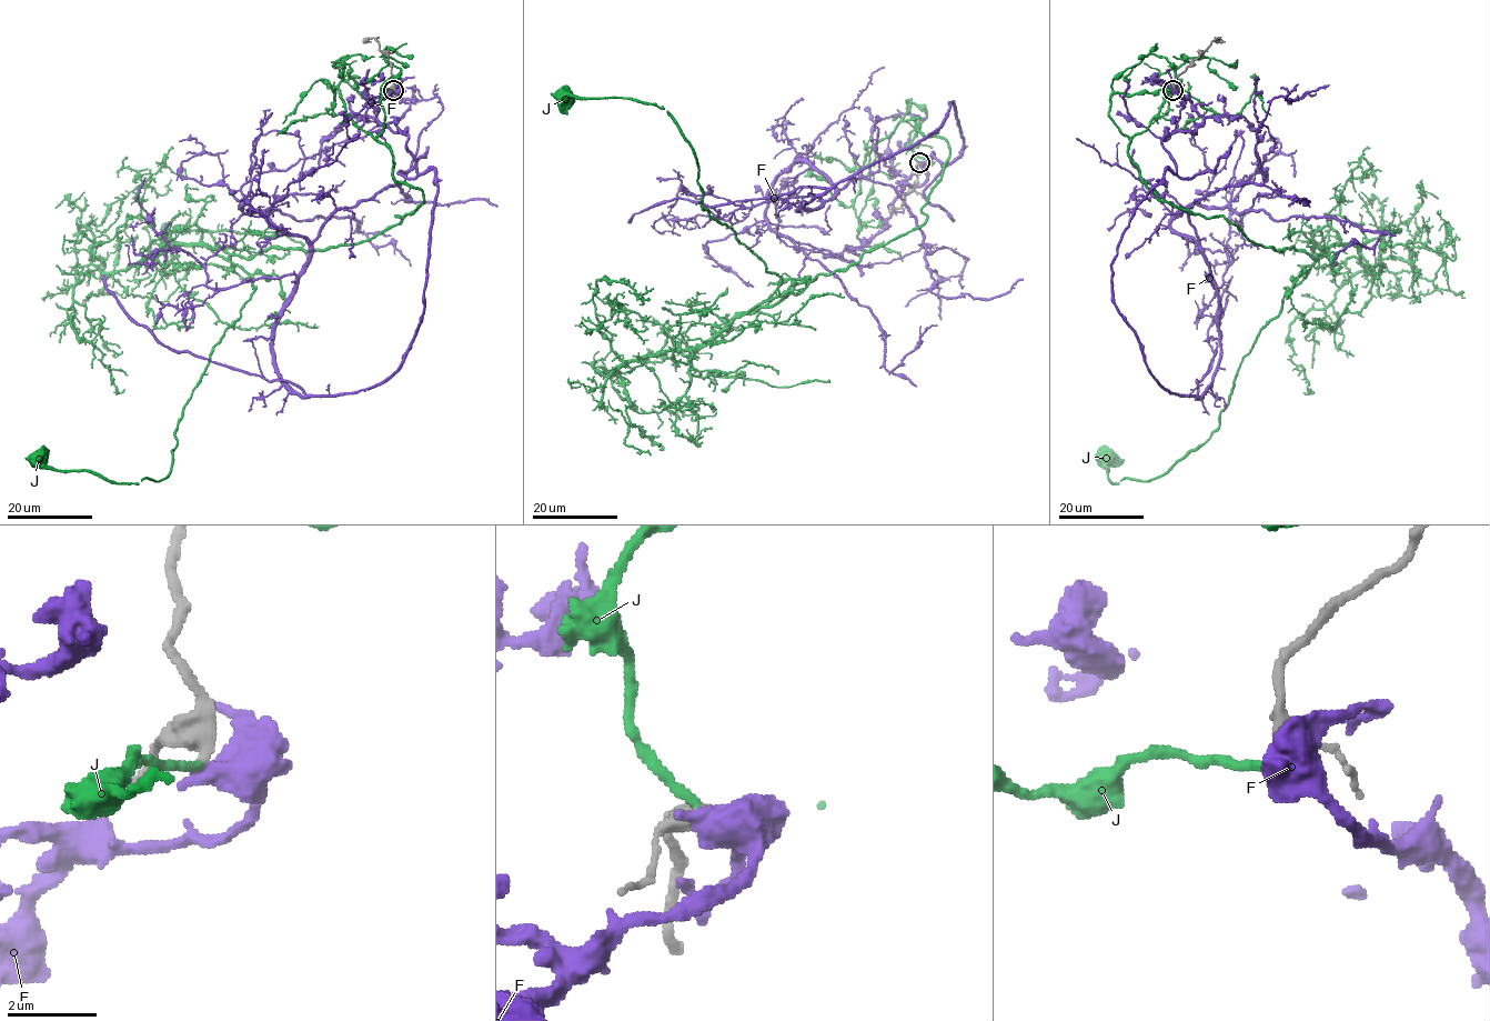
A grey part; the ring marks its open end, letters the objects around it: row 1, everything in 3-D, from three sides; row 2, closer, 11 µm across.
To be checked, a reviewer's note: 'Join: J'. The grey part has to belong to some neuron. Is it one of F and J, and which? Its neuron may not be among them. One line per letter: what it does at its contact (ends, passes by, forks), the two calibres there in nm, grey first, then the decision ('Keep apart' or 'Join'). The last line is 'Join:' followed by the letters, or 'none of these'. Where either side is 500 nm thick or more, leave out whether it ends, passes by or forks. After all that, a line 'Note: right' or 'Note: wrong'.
F: Thickness 340 nm (grey) against 700 nm. Keep apart
J: It ends there. Thickness 340 nm (grey) against 200 nm. Join
Join: J
Note: right

